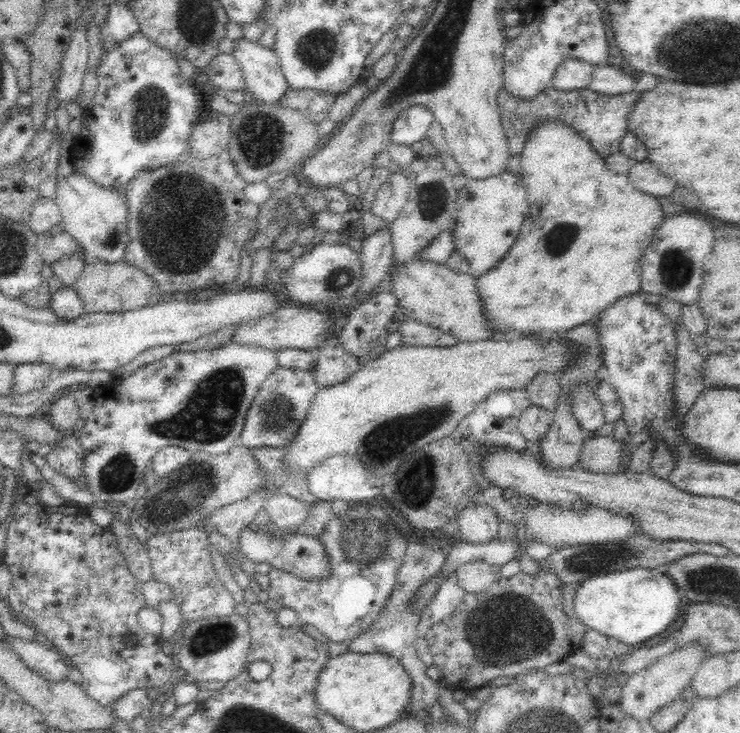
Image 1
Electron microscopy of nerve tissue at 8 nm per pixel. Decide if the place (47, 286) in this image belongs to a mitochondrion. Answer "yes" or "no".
no

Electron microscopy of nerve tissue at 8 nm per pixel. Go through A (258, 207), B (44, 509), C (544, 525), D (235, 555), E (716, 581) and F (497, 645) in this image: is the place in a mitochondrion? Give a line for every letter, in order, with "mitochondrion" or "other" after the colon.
A: other
B: other
C: other
D: other
E: mitochondrion
F: mitochondrion

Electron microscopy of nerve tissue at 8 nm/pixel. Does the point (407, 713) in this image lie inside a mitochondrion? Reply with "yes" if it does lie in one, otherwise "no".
no

